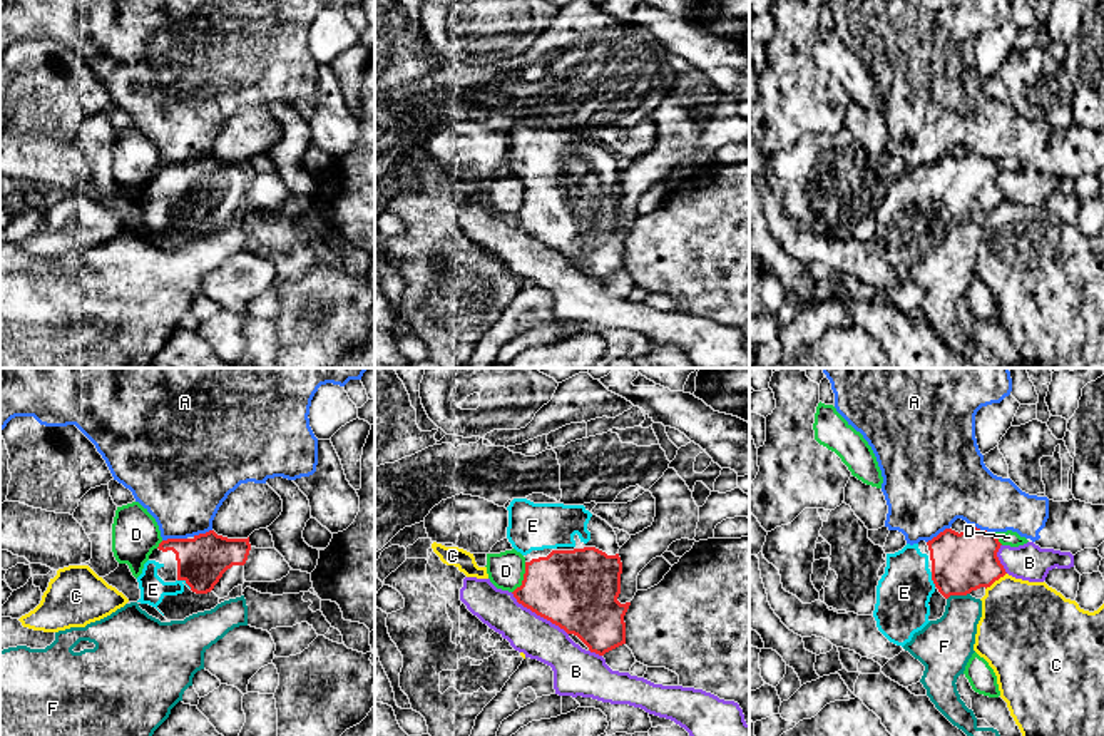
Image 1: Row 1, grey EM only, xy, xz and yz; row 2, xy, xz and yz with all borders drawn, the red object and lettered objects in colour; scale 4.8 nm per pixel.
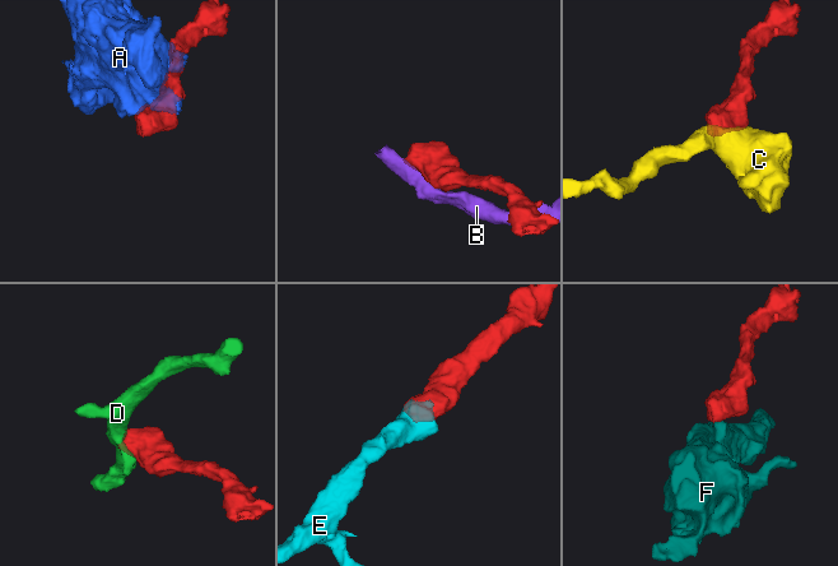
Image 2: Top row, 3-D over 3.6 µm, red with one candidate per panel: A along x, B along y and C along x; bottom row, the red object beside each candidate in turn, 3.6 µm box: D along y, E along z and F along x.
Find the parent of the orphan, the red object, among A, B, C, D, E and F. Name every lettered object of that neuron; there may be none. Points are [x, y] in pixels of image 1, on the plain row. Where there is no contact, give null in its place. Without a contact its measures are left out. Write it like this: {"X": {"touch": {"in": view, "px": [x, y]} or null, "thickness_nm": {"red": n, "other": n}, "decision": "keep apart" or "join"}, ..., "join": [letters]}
{"A": {"touch": {"in": "yz", "px": [982, 156]}, "thickness_nm": {"red": 280, "other": 320}, "decision": "keep apart"}, "B": {"touch": {"in": "xz", "px": [539, 240]}, "thickness_nm": {"red": 380, "other": 200}, "decision": "keep apart"}, "C": {"touch": {"in": "yz", "px": [996, 204]}, "thickness_nm": {"red": 280, "other": 400}, "decision": "keep apart"}, "D": {"touch": {"in": "xz", "px": [524, 203]}, "thickness_nm": {"red": 380, "other": 180}, "decision": "keep apart"}, "E": {"touch": {"in": "xy", "px": [184, 204]}, "thickness_nm": {"red": 240, "other": 130}, "decision": "join"}, "F": {"touch": {"in": "yz", "px": [957, 219]}, "thickness_nm": {"red": 280, "other": 260}, "decision": "keep apart"}, "join": ["E"]}

